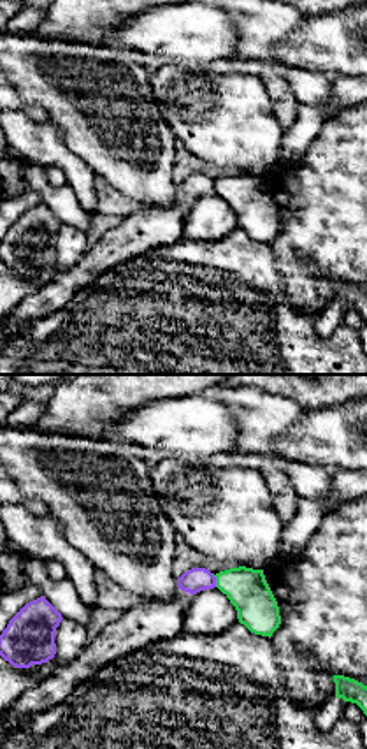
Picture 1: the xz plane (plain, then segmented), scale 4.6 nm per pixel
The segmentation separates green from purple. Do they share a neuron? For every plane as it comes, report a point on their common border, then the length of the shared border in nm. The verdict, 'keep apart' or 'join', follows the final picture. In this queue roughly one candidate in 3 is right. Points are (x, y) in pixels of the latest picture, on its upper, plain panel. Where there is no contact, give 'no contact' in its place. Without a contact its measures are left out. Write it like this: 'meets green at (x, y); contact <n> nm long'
meets green at (216, 187); contact 60 nm long

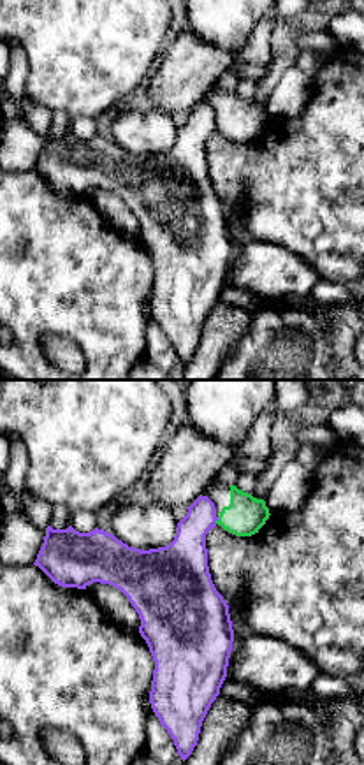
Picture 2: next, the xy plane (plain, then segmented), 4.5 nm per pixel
meets green at (217, 127); contact 40 nm long

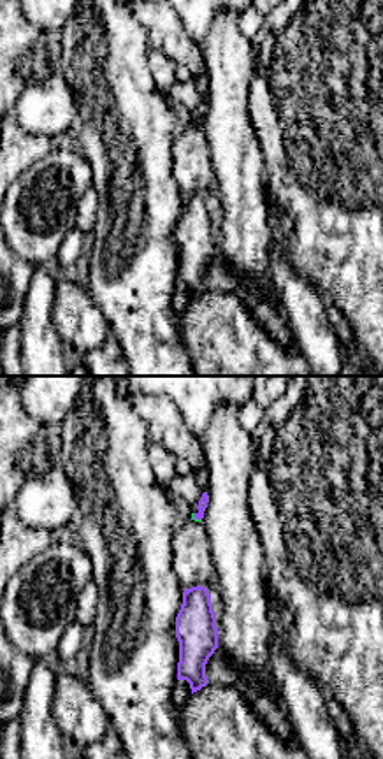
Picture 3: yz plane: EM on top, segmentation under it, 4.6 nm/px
meets green at (197, 125); contact 60 nm long

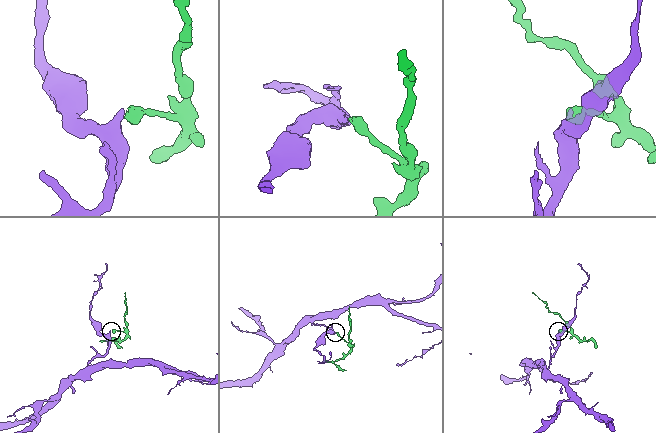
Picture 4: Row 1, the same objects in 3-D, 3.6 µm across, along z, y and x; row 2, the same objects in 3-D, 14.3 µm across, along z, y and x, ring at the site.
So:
keep apart

